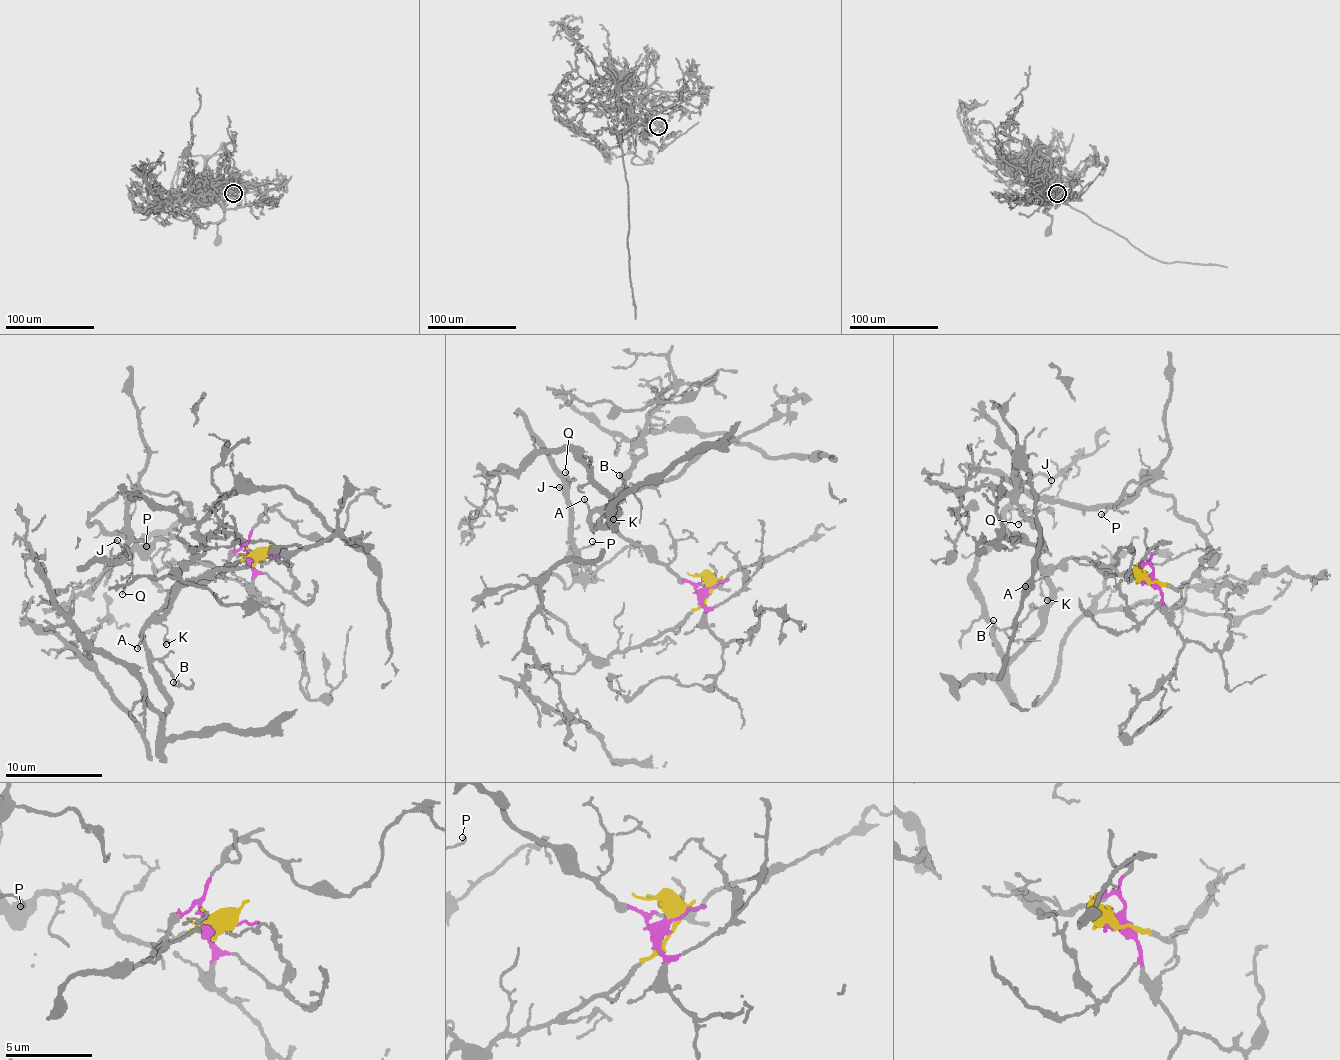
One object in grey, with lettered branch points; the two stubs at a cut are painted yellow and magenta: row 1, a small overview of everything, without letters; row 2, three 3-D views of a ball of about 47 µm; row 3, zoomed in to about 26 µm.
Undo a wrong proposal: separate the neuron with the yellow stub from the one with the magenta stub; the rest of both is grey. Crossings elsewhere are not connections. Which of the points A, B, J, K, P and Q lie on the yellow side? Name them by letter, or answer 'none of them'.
J, P, Q

